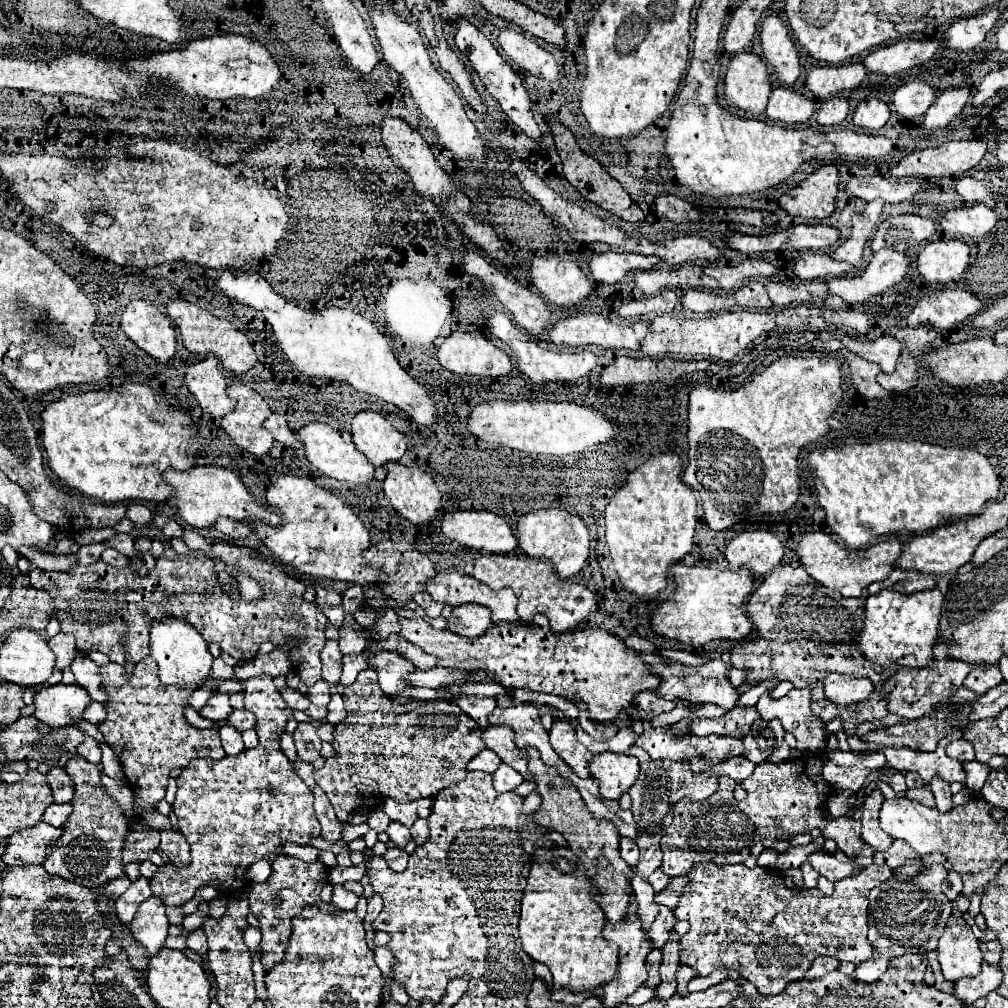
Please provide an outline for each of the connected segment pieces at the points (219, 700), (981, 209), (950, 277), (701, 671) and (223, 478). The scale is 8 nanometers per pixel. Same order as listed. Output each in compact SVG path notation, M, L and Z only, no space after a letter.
M214 693L214 695L208 699L208 703L200 709L200 715L202 715L202 717L214 719L214 721L226 719L230 713L232 713L230 695L220 695L220 693Z
M974 205L966 209L950 209L940 219L940 229L949 236L968 239L968 237L984 237L1000 225L1000 217L994 209L986 205Z
M960 239L932 241L918 255L918 269L930 283L954 283L970 265L970 247Z
M714 659L702 667L686 667L678 661L672 661L670 665L650 665L650 671L654 671L656 675L662 677L656 693L662 695L664 699L682 697L692 703L714 703L722 709L732 709L740 695L738 695L736 687L730 683L730 679L726 679L724 673L718 673L718 665L726 665L726 663L722 659Z
M192 467L190 471L178 471L168 468L163 477L174 487L176 511L178 515L194 529L210 527L218 517L228 517L234 521L264 521L278 525L280 517L268 507L258 503L246 489L246 485L228 469L222 467Z

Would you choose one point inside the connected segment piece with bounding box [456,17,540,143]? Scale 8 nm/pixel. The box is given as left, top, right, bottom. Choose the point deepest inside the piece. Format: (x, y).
(504, 84)

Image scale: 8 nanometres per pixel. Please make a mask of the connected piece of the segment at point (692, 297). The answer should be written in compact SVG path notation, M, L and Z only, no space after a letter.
M688 289L682 295L682 305L696 313L708 313L708 311L720 311L720 295L712 291L696 291Z

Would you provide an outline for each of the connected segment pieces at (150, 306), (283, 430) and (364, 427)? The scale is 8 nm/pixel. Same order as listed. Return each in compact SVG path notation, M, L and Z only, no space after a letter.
M132 301L120 315L122 331L148 355L168 361L176 353L176 331L168 315L150 301Z
M272 413L266 421L264 421L264 429L272 433L274 441L280 441L286 447L294 447L296 445L296 437L294 431L288 427L288 423L282 419L282 415Z
M360 411L352 419L352 441L374 467L388 461L400 461L406 453L406 441L380 413Z

